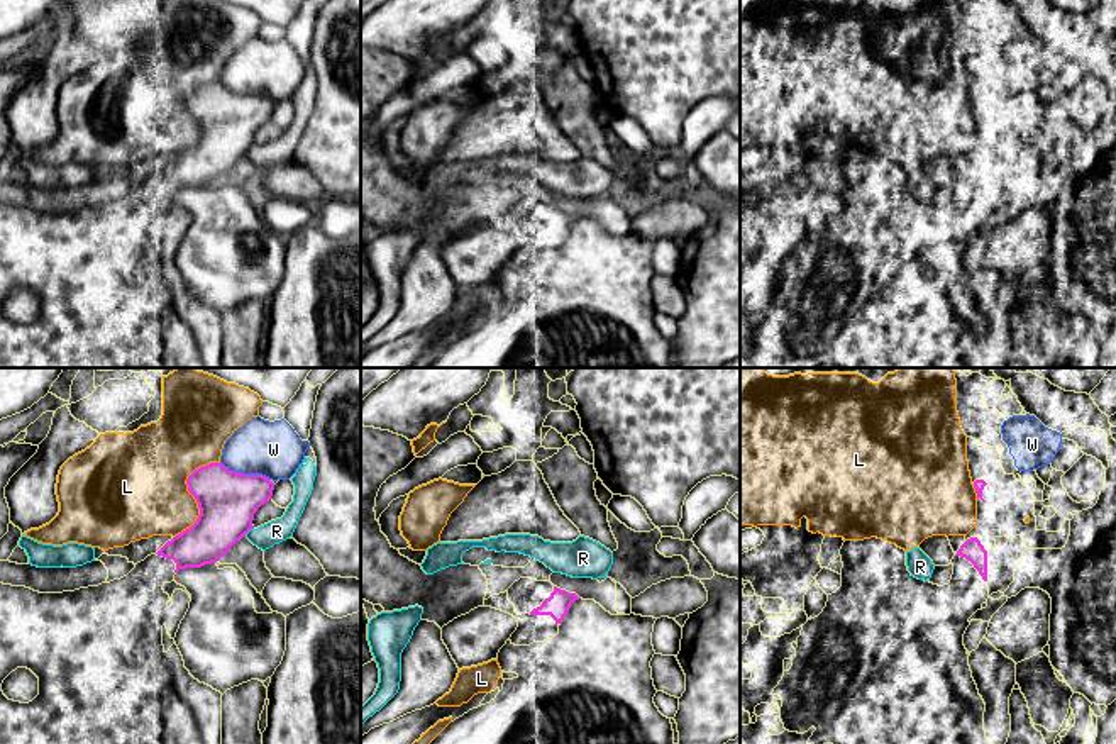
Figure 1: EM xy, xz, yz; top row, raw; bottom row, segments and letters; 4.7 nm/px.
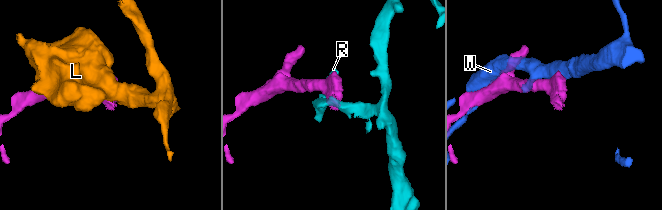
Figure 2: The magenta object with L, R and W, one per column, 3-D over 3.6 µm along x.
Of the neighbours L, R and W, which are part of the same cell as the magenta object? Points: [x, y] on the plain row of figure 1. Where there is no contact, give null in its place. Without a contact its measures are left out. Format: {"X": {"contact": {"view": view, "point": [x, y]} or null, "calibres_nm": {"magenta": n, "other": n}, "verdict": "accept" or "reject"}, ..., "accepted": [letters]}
{"L": {"contact": {"view": "xy", "point": [192, 114]}, "calibres_nm": {"magenta": 280, "other": 460}, "verdict": "reject"}, "R": {"contact": {"view": "xy", "point": [248, 151]}, "calibres_nm": {"magenta": 280, "other": 110}, "verdict": "reject"}, "W": {"contact": {"view": "xy", "point": [246, 95]}, "calibres_nm": {"magenta": 280, "other": 260}, "verdict": "reject"}, "accepted": []}

